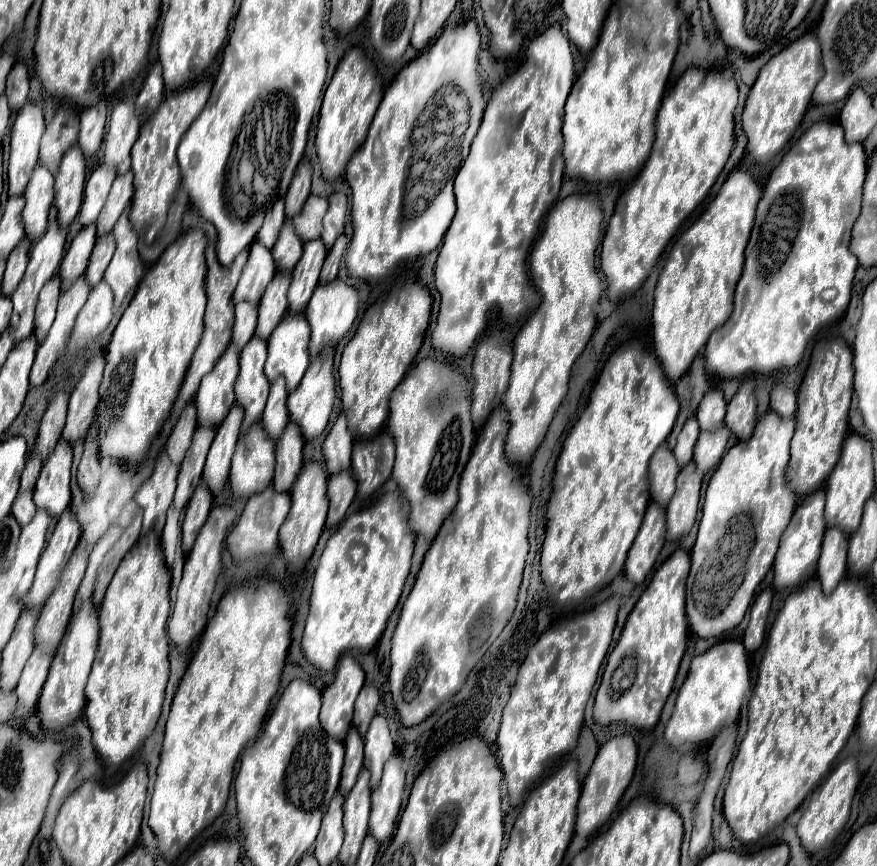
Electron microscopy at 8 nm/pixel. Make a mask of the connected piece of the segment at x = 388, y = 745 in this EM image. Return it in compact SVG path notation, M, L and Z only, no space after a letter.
M376 715L364 737L364 767L372 775L370 777L372 787L376 787L376 783L380 781L382 767L392 755L394 755L394 741L390 737L388 721L384 715Z

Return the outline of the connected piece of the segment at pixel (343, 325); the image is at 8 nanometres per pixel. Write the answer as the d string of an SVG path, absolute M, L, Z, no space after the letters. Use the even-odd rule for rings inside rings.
M334 279L332 283L326 285L318 285L306 307L306 319L312 329L310 355L316 357L322 347L336 345L350 331L356 315L358 315L358 291L352 285L346 285L340 279Z

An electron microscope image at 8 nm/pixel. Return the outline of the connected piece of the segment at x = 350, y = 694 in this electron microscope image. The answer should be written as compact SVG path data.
M342 657L336 665L334 681L322 691L322 709L320 709L320 723L334 739L344 739L350 723L354 701L358 691L364 683L362 667L350 657Z

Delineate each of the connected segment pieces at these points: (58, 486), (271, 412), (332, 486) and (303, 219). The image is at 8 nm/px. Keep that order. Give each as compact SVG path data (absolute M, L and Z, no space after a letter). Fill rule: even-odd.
M60 439L52 455L44 461L40 477L34 487L34 503L48 515L58 517L70 505L70 465L72 449Z
M278 377L270 385L270 395L268 395L268 403L266 403L262 419L284 419L288 423L286 397L288 397L288 393L286 393L286 387L284 387L284 377Z
M340 471L340 475L330 475L328 479L328 499L330 499L330 511L326 517L326 527L336 527L342 517L346 515L346 509L350 507L352 499L356 495L356 481L350 471Z
M310 195L308 203L304 203L304 211L300 211L300 215L296 215L296 219L292 219L292 223L296 227L296 233L304 243L320 237L322 217L324 217L326 209L328 209L328 199L326 197Z

